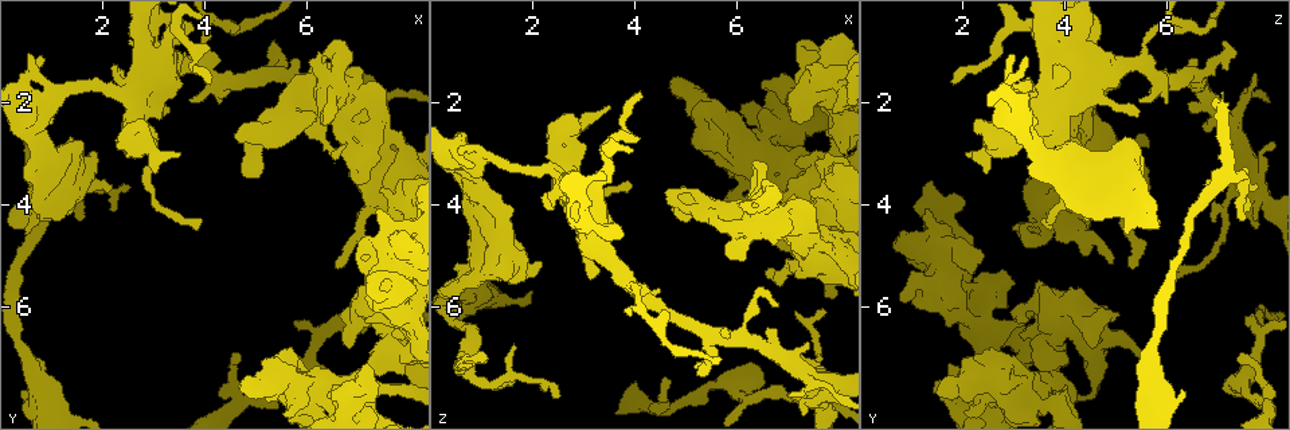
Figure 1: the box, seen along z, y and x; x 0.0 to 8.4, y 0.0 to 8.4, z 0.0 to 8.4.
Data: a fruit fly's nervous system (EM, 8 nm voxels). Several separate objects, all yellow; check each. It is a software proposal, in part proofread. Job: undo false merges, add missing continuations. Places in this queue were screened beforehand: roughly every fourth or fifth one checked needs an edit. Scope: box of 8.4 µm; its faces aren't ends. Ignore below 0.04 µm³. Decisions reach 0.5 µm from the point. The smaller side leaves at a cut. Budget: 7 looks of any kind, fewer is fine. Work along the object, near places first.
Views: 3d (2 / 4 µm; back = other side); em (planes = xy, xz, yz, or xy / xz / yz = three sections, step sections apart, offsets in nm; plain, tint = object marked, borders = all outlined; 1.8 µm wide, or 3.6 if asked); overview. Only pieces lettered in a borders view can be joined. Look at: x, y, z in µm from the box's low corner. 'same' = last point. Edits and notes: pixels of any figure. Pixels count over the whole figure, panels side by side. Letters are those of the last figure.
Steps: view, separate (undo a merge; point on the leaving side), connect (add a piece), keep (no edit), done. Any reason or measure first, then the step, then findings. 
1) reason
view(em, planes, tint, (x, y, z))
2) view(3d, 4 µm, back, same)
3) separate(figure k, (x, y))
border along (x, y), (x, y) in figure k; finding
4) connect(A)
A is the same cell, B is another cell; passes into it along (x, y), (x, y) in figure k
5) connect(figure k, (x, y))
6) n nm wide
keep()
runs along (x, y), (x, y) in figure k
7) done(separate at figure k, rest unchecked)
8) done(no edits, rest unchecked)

an open end
view(em, yz, step 16, tint, (0.90, 1.15, 3.20))

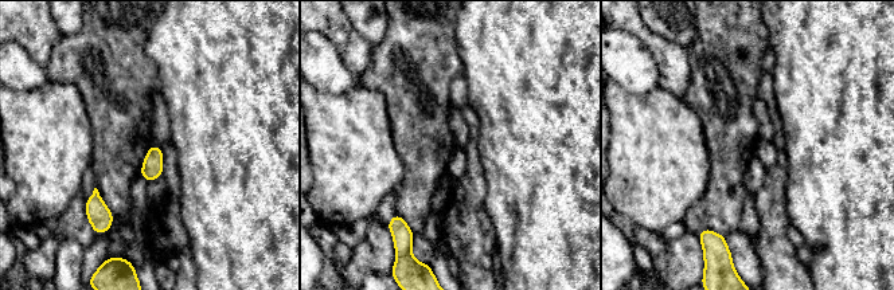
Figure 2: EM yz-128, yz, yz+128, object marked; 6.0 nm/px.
view(em, planes, borders, same)

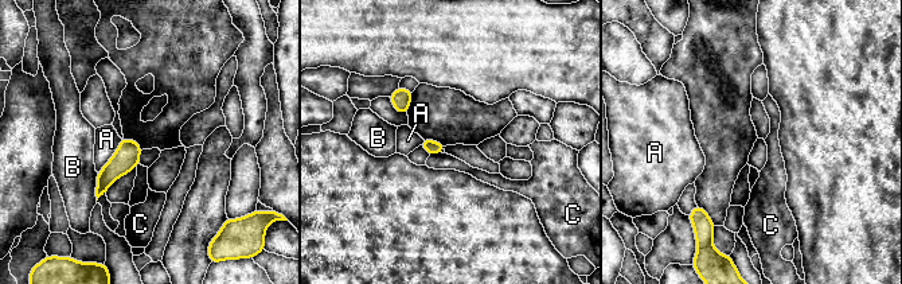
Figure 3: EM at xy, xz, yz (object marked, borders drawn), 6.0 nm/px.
keep()
A, B and C are other cells; border along (441, 152), (430, 155) in figure 3; no lettered piece goes on from it

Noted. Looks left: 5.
thick end
view(em, planes, tint, (7.50, 3.70, 3.80))

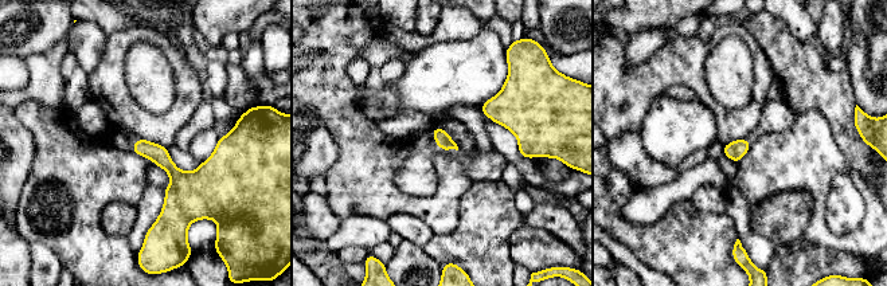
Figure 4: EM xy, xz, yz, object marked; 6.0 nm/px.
what lies round it
view(em, planes, borders, same)

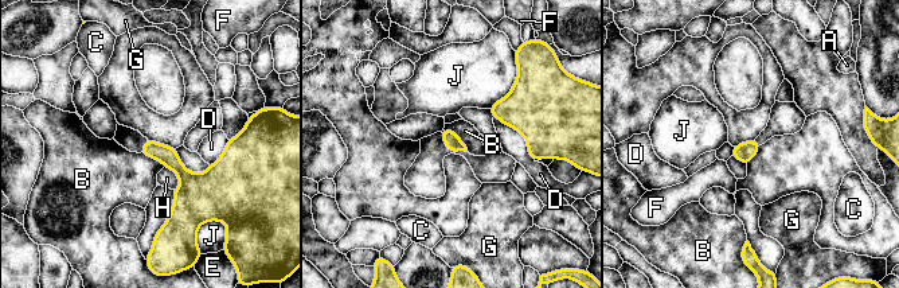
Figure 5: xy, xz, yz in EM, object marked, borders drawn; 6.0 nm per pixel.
keep()
A, B, C, D, E, F, G, H and J are other cells; border along (444, 128), (450, 128), (468, 151) in figure 5; none of them fits

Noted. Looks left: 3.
narrows sharply
view(3d, 4 µm, (7.85, 5.20, 1.60))

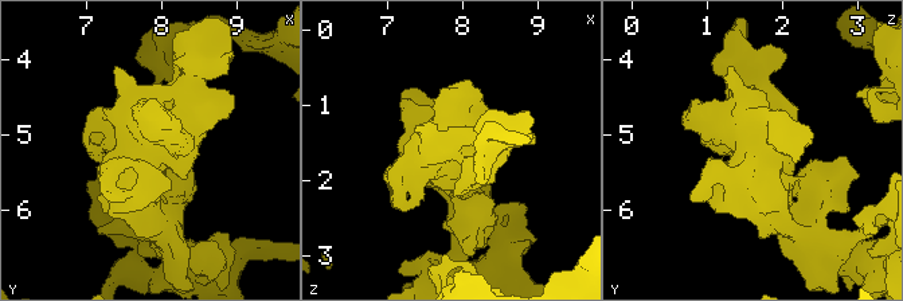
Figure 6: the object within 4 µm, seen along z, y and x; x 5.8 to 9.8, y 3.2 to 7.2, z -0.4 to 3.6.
now the EM
view(em, 3.6 µm, planes, borders, (7.90, 5.15, 1.60))

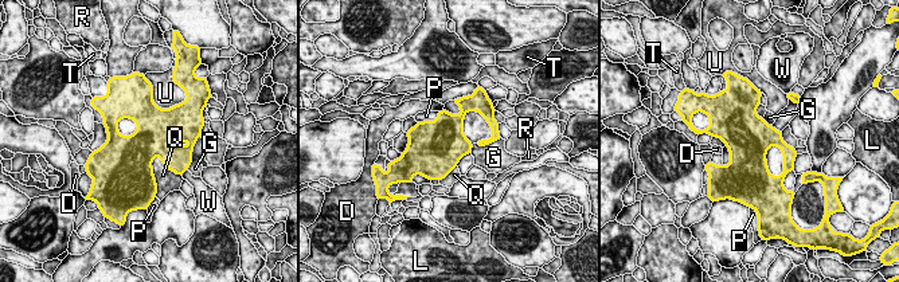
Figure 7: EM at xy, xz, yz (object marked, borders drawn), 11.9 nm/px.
keep()
D, G, L, P, Q, R, T, U and W are other cells; border along (152, 159), (157, 156), (179, 175) in figure 7; all the same cell

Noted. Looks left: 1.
done(no edits, rest unchecked)

